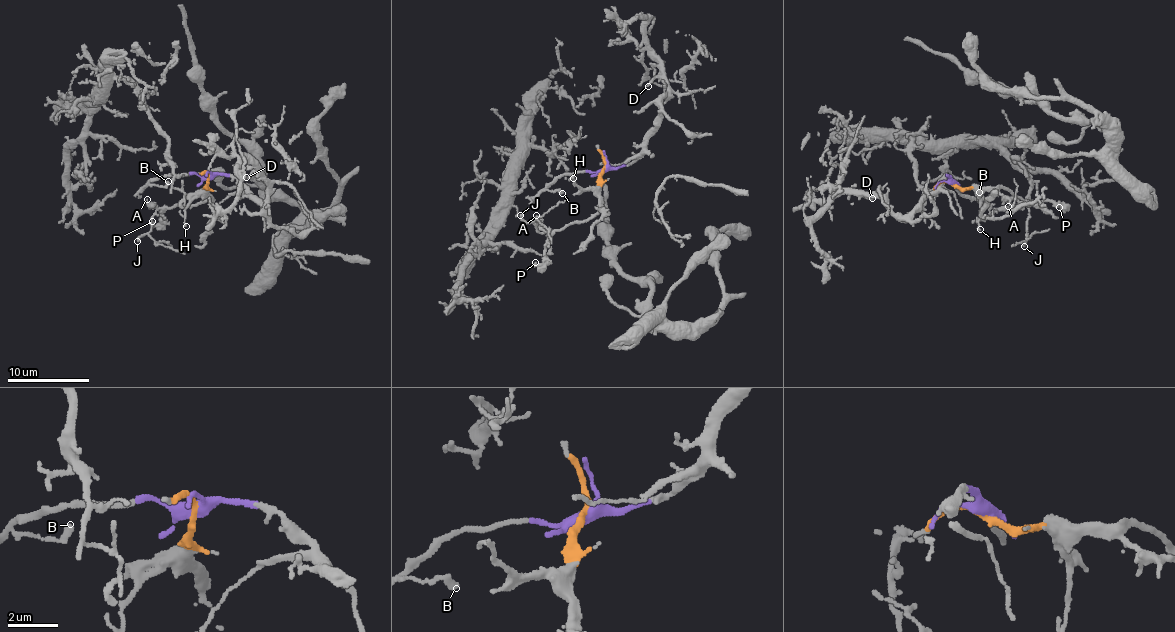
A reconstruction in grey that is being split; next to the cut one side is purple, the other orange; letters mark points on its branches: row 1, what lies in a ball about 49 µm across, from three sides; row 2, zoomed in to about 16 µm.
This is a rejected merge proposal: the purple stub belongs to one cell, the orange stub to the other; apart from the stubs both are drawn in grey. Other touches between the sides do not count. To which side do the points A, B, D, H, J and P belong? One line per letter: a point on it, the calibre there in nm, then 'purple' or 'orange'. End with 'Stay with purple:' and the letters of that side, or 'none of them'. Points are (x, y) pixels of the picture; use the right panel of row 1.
A: place (1008, 206); calibre 120 nm; orange
B: place (979, 192); calibre 240 nm; purple
D: place (872, 198); calibre 140 nm; purple
H: place (980, 229); calibre 110 nm; orange
J: place (1024, 246); calibre 150 nm; orange
P: place (1059, 207); calibre 190 nm; orange
Stay with purple: B, D

